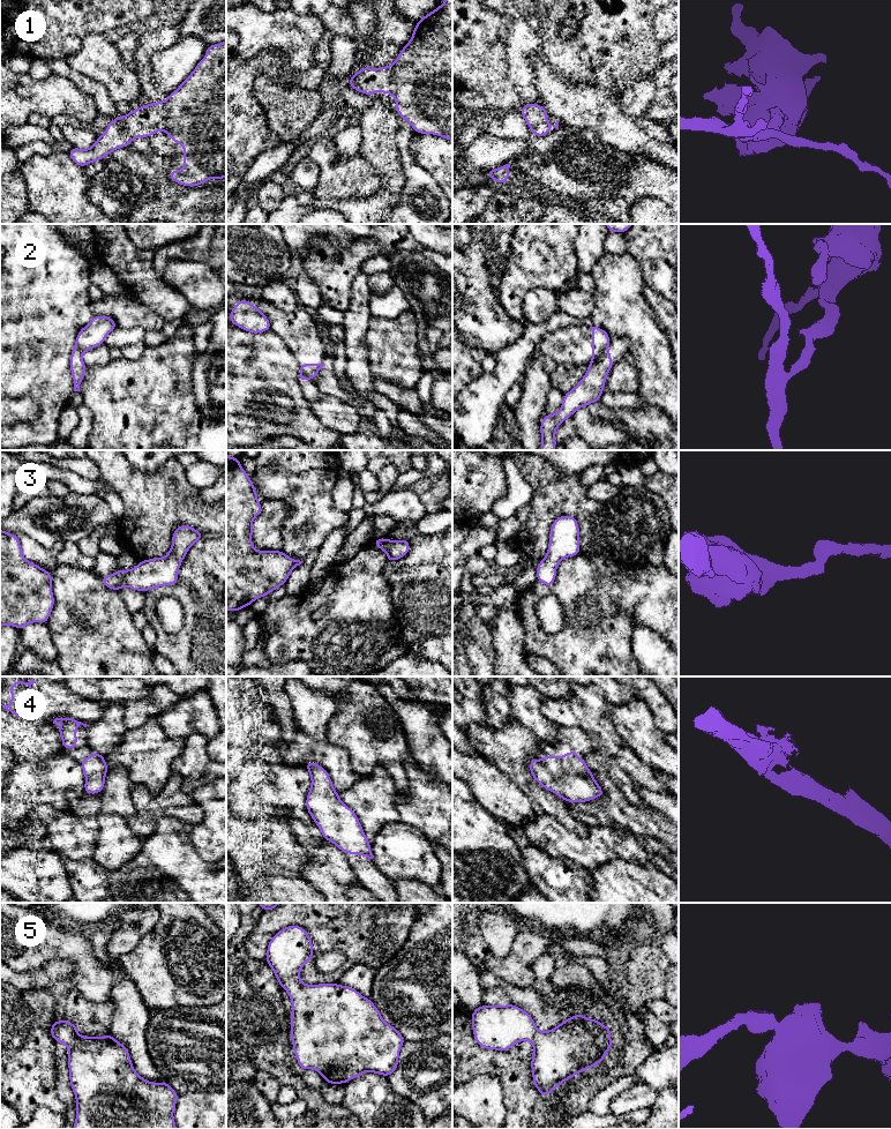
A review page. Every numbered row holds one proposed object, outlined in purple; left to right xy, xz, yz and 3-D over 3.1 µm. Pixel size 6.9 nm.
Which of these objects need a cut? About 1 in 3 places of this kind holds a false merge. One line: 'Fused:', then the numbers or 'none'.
Fused: 2

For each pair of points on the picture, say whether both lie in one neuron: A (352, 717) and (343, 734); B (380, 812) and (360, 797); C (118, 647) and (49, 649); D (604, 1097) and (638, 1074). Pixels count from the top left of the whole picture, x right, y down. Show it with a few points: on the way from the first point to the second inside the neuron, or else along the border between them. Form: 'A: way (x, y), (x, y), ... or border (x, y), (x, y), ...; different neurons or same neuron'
A: way (352, 722), (347, 730); same neuron
B: way (375, 807), (365, 797); same neuron
C: border (46, 623), (57, 650), (57, 660); different neurons
D: way (612, 1090), (630, 1081); same neuron

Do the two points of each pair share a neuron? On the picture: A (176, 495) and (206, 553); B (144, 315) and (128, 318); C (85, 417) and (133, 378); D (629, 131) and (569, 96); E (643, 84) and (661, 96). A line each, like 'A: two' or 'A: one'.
A: two
B: one
C: two
D: one
E: two

